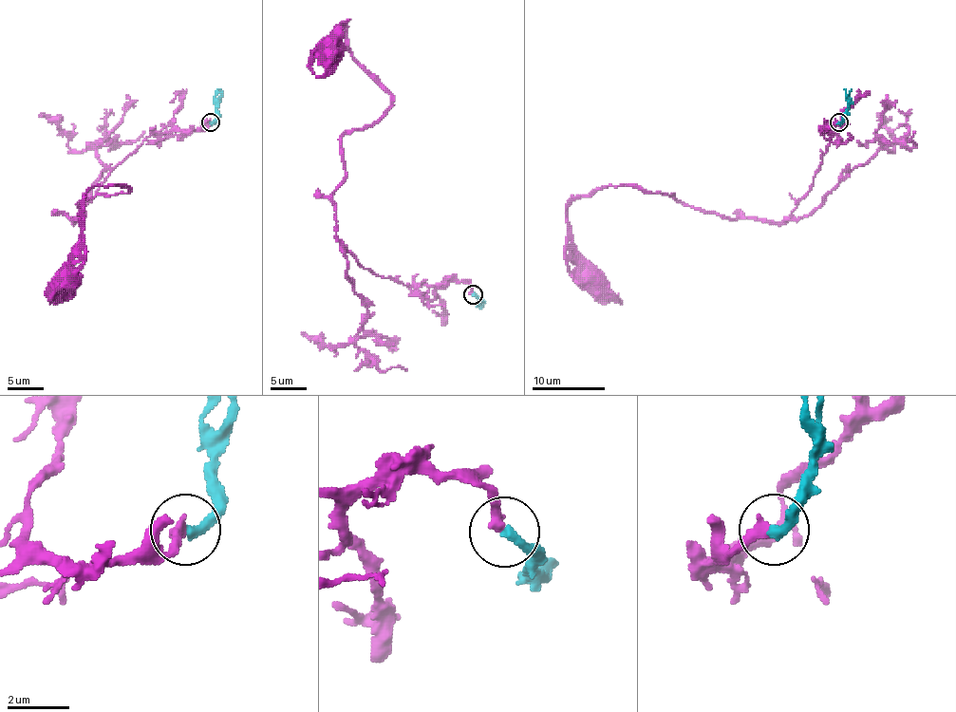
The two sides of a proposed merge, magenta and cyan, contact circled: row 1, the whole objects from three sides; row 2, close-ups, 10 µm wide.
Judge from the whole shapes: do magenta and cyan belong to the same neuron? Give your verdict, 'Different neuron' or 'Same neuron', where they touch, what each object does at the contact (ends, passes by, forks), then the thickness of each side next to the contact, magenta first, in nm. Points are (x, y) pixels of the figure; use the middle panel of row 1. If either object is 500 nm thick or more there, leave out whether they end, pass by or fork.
Same neuron. Place: (473, 294). At the ring magenta ends. At the ring cyan ends. Thickness 360 nm (magenta) against 320 nm

